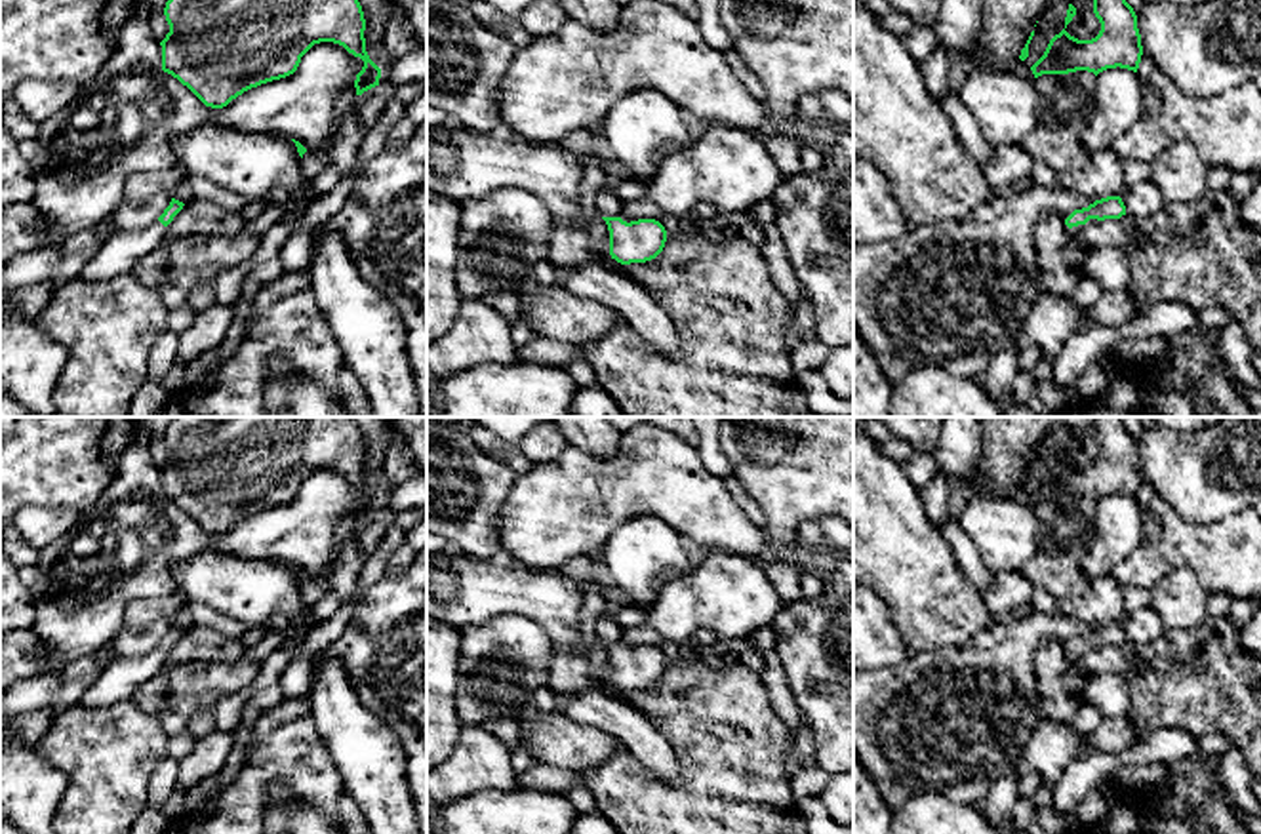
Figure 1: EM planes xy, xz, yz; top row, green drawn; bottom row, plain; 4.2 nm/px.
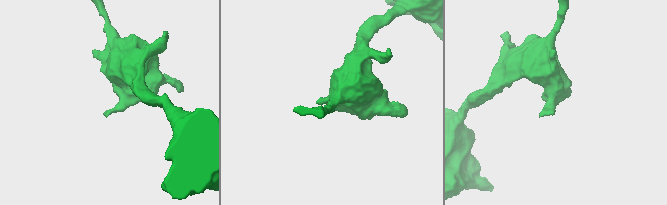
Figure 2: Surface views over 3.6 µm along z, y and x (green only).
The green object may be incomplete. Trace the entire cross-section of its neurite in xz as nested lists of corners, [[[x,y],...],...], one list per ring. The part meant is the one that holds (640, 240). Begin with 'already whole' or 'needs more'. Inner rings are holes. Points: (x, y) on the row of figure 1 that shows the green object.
already whole; [[[602,217],[610,230],[610,255],[621,265],[655,259],[667,242],[665,227],[655,219],[623,221]]]

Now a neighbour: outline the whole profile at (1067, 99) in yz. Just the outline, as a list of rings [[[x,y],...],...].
[[[1088,70],[1034,78],[1042,101],[1040,124],[1021,145],[1034,162],[1057,173],[1076,171],[1090,162],[1082,131],[1095,109],[1095,82],[1097,76]]]

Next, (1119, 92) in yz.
[[[1128,69],[1097,74],[1095,109],[1082,131],[1082,149],[1090,154],[1112,150],[1112,145],[1141,118],[1143,80]]]

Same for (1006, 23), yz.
[[[983,0],[983,32],[970,46],[968,59],[952,63],[951,84],[979,72],[1011,69],[1051,2]]]

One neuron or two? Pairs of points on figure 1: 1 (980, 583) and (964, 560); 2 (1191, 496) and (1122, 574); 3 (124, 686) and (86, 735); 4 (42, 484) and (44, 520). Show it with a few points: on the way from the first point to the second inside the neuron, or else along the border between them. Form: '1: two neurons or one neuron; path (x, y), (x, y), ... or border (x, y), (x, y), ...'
1: one neuron; path (980, 577), (970, 566)
2: two neurons; border (1155, 488), (1185, 518), (1199, 522), (1221, 518)
3: two neurons; border (130, 699), (107, 705), (79, 703)
4: two neurons; border (20, 507), (69, 507), (80, 513)

